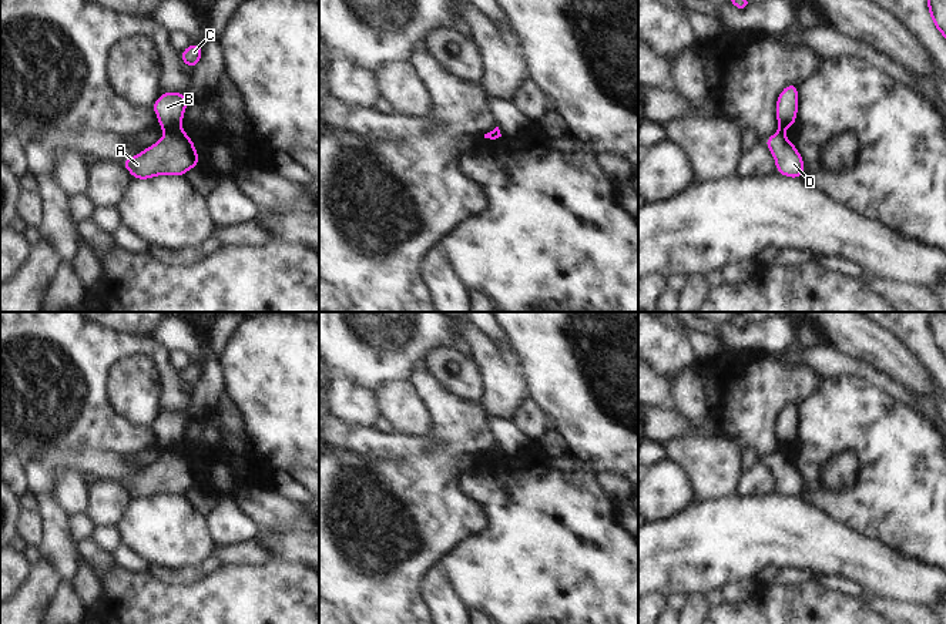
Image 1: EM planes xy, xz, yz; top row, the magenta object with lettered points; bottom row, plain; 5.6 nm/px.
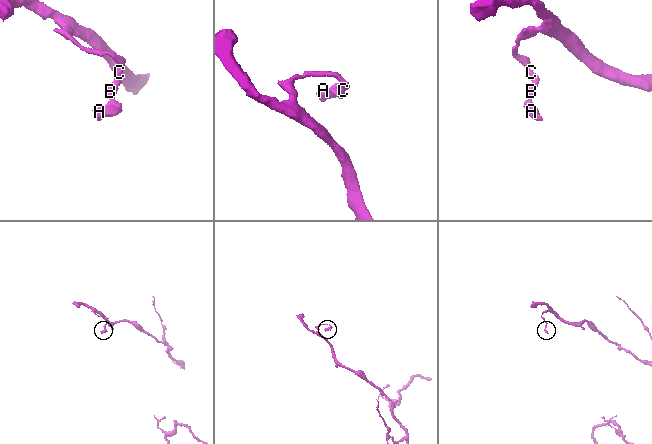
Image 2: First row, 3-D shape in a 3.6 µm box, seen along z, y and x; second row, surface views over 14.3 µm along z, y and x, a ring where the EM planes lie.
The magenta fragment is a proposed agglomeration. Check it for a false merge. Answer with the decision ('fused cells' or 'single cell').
fused cells

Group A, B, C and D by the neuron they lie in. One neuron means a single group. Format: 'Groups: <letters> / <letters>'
Groups: A D / B C.

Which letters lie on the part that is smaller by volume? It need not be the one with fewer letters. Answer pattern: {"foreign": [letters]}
{"foreign": ["A", "D"]}

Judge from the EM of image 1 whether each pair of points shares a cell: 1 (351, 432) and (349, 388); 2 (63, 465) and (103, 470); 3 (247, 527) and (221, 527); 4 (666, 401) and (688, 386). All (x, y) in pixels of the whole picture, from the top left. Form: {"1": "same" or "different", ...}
{"1": "different", "2": "same", "3": "same", "4": "different"}

